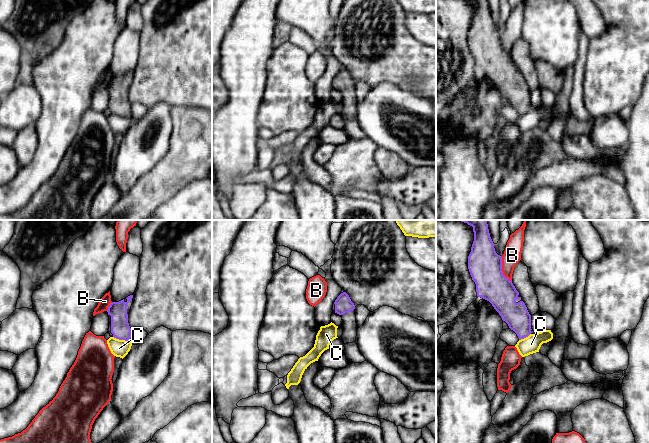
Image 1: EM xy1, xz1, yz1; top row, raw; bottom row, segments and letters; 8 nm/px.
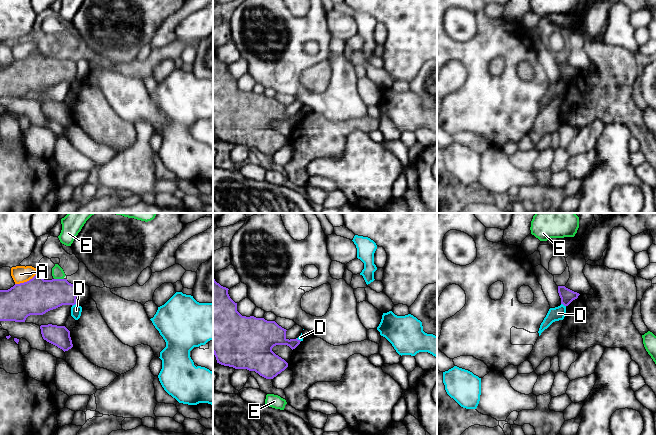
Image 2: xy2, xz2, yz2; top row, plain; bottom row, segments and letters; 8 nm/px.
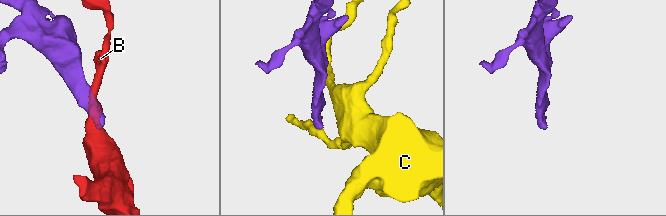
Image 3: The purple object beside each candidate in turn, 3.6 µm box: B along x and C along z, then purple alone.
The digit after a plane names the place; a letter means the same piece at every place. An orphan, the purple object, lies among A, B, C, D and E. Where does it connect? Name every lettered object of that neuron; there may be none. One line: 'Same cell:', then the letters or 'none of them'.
Same cell: none of them

